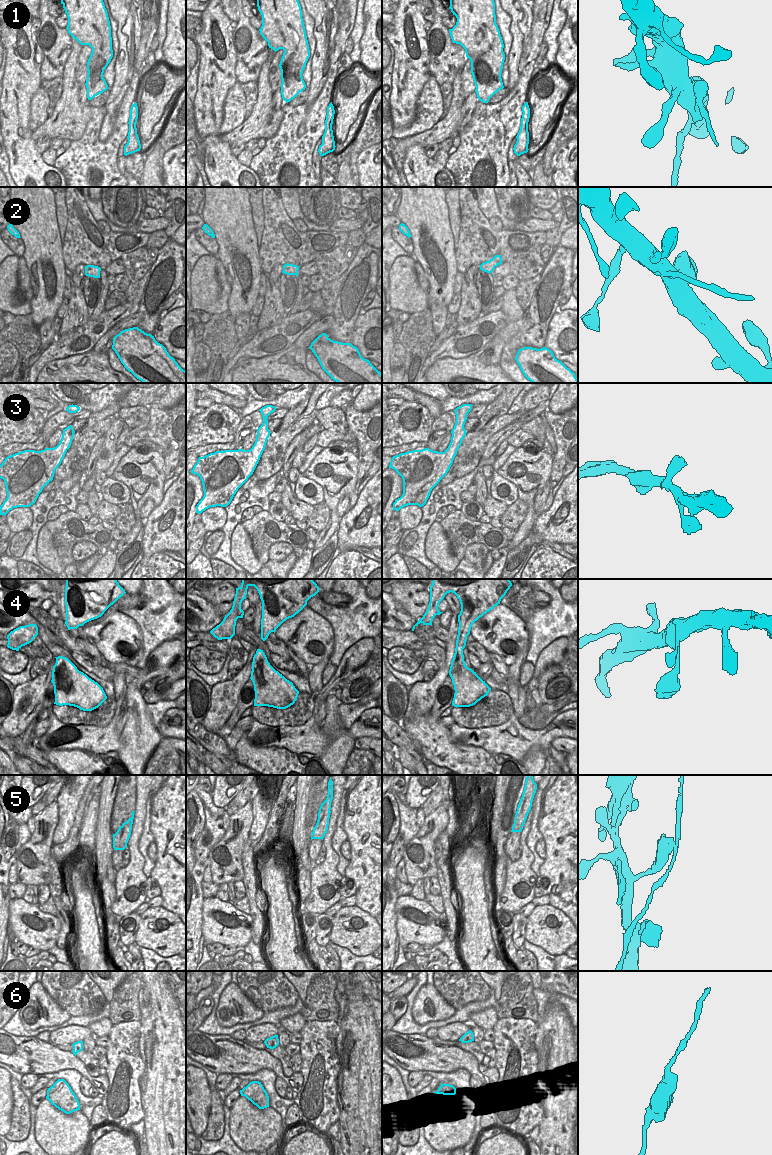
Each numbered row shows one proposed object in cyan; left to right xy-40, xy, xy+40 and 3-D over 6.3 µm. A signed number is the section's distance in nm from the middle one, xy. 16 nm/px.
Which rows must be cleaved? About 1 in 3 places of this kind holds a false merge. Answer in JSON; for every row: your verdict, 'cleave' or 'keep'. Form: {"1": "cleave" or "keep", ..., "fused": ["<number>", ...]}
{"1": "keep", "2": "keep", "3": "keep", "4": "keep", "5": "cleave", "6": "keep", "fused": ["5"]}

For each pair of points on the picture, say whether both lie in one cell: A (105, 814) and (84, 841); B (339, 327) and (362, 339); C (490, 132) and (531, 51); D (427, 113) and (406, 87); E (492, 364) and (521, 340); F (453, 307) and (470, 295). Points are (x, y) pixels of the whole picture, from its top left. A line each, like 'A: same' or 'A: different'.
A: different
B: different
C: same
D: different
E: different
F: different

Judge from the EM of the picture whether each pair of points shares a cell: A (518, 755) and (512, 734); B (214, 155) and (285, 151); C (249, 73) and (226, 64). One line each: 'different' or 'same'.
A: same
B: different
C: different

